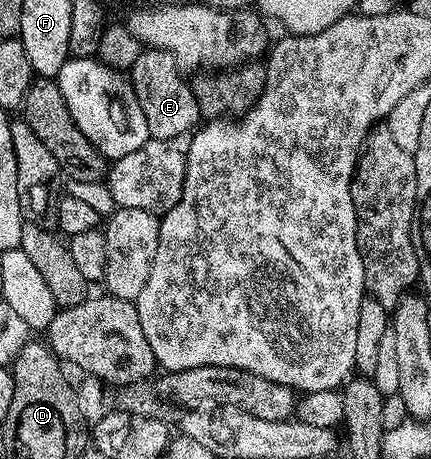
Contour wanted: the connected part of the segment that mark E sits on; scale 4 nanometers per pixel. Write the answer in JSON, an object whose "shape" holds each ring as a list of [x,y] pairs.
{"shape":[[[144,48],[137,55],[137,63],[129,70],[131,86],[145,111],[147,135],[150,140],[164,141],[190,134],[200,124],[199,104],[193,95],[188,78],[179,70],[173,55],[164,49]]]}

